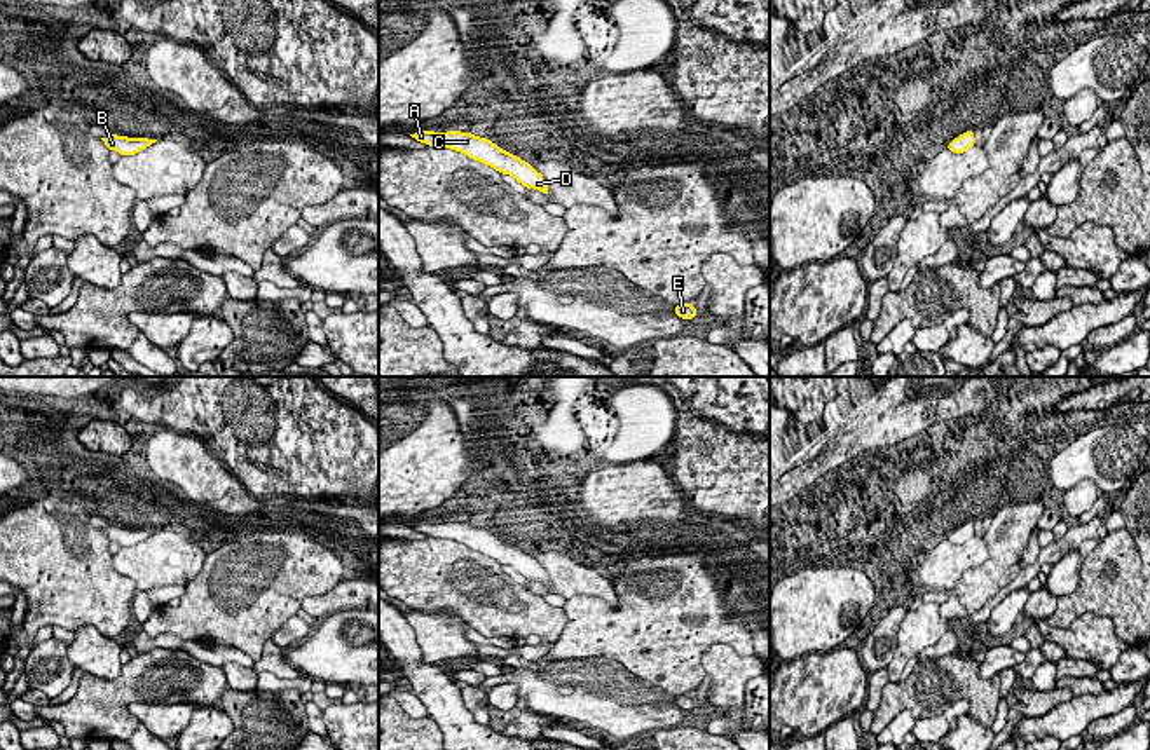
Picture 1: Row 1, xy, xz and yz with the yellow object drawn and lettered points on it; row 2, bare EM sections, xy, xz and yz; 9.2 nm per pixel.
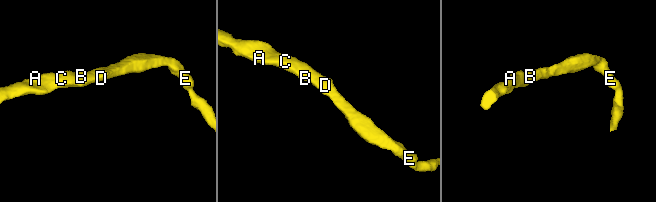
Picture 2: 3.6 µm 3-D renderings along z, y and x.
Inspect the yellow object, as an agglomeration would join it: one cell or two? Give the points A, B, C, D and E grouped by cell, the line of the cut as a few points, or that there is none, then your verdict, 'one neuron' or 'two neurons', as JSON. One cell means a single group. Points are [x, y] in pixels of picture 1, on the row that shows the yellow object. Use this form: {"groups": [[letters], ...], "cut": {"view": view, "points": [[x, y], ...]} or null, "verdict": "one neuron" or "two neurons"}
{"groups": [["A", "B", "C", "D", "E"]], "cut": null, "verdict": "one neuron"}

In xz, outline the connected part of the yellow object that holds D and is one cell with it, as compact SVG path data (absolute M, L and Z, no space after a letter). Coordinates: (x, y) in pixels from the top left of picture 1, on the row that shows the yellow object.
M417 131L410 136L421 143L426 143L428 147L461 152L473 160L494 167L501 174L511 174L525 188L534 188L544 195L550 195L548 181L531 166L531 162L525 162L520 157L499 148L487 138L462 131Z

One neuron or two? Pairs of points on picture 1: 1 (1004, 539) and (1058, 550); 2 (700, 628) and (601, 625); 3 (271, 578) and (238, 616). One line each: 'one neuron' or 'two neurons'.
1: two neurons
2: one neuron
3: one neuron

